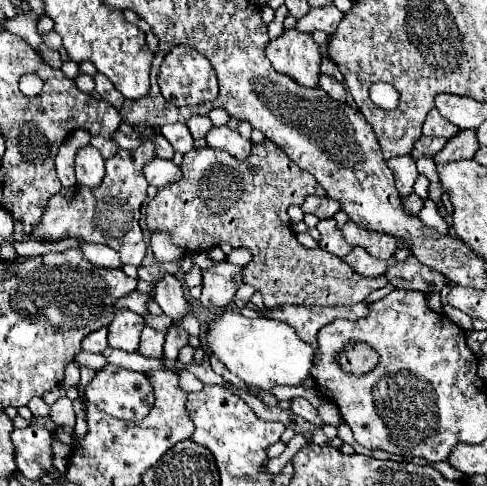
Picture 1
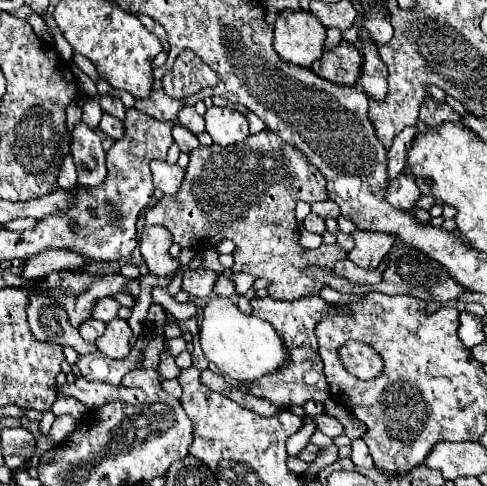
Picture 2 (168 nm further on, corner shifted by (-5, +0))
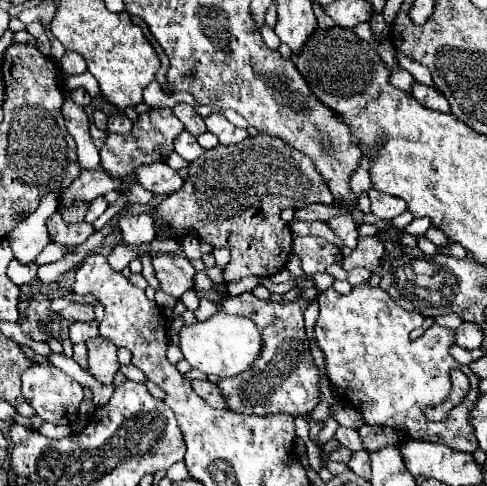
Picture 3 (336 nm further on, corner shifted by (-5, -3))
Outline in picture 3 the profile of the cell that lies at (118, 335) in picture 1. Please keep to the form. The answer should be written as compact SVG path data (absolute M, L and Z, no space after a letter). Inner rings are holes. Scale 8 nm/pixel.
M98 335L96 339L90 339L86 343L88 347L88 367L90 373L100 381L100 383L112 383L116 371L120 369L118 363L118 347L110 341Z

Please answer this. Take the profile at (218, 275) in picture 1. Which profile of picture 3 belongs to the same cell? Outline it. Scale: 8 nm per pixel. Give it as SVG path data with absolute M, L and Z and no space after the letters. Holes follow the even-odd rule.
M156 255L154 271L162 285L162 291L180 299L186 291L194 289L194 267L182 255Z

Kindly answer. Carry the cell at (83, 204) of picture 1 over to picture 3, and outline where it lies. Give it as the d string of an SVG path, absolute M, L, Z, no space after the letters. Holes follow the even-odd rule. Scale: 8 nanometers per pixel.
M150 109L142 115L138 115L138 119L134 121L134 127L128 135L116 135L116 133L108 135L104 147L100 149L102 169L108 171L108 175L112 175L114 179L126 179L128 175L134 175L140 165L164 161L166 153L174 151L174 145L172 145L174 137L182 131L184 131L184 125L172 113L172 109Z

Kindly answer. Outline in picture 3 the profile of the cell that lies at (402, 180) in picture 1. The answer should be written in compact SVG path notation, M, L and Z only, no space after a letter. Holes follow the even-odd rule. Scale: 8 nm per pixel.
M370 189L368 195L370 195L370 201L372 201L370 211L376 217L380 217L380 219L394 219L396 215L406 211L404 199L396 199L392 195L384 195L384 193L376 191L376 189Z

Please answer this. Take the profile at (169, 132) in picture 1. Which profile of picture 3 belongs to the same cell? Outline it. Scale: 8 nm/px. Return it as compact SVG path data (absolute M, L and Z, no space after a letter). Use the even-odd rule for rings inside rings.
M182 131L182 133L174 139L174 151L176 151L180 157L184 157L188 163L196 161L196 159L204 153L204 149L198 145L196 137L190 135L188 131Z

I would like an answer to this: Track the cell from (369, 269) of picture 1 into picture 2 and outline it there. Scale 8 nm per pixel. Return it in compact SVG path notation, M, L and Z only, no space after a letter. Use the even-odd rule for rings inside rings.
M348 258L334 264L334 274L344 276L344 278L348 278L352 282L360 282L360 284L378 284L380 282L380 276L382 276L380 270L360 268L360 266L352 264Z

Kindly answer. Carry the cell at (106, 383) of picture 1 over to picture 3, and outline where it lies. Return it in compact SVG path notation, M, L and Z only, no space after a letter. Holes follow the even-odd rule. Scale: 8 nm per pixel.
M38 363L24 371L22 393L44 421L60 425L68 425L66 415L78 411L84 399L80 383L72 381L56 367Z

